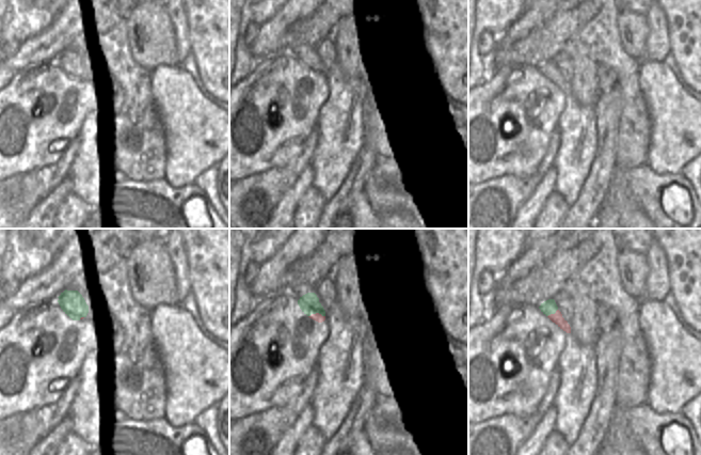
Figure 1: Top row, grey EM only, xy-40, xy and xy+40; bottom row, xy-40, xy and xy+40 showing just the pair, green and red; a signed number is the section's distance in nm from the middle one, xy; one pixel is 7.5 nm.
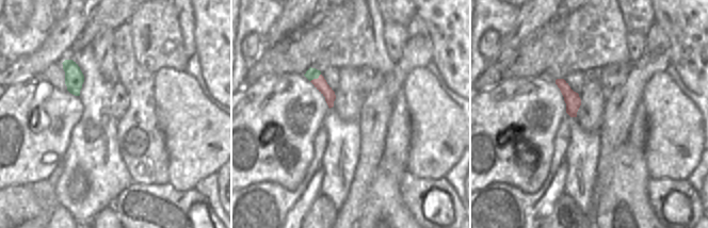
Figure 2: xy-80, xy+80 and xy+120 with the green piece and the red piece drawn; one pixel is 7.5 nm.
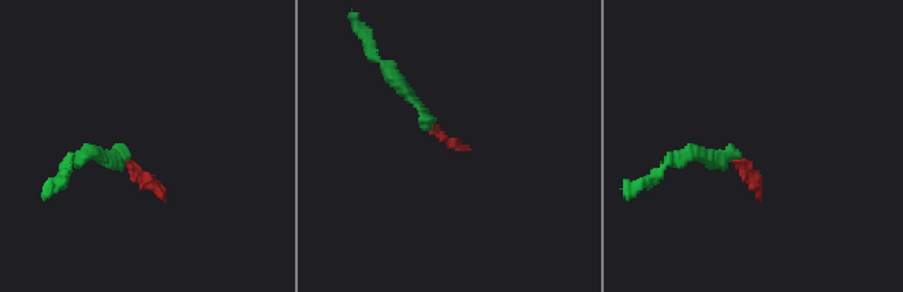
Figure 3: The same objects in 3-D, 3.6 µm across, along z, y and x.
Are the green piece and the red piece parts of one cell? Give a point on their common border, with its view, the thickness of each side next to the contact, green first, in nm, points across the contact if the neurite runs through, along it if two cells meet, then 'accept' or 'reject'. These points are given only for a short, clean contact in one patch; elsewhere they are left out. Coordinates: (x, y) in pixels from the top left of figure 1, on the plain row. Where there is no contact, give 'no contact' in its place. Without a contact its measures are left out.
contact xy (316, 73); calibres 150 and 70 nm; border xy (324, 76), (312, 74), (308, 77); reject

